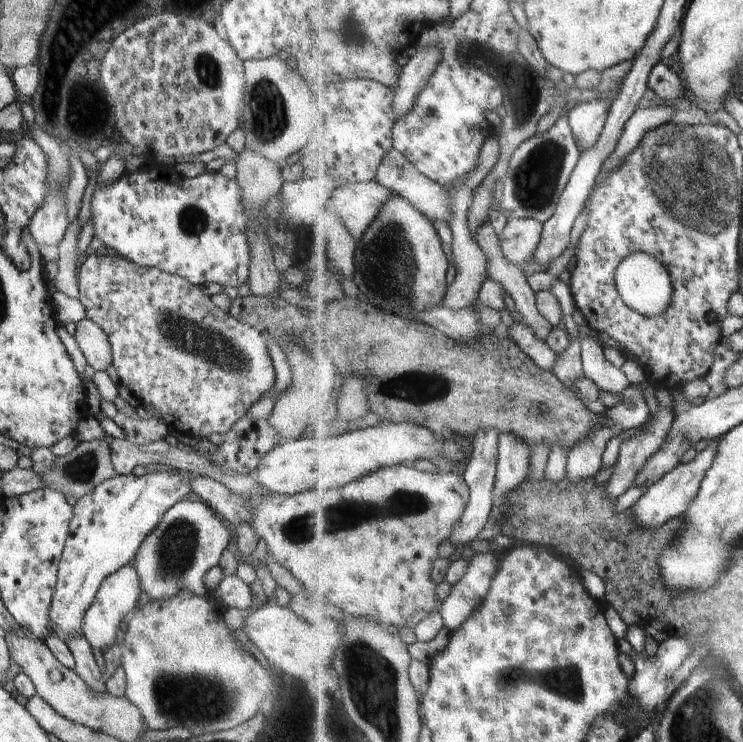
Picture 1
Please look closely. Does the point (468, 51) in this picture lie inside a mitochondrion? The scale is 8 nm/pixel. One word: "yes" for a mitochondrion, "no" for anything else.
yes

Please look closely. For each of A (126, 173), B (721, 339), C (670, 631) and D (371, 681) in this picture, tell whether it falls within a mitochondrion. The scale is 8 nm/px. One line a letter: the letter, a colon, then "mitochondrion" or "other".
A: other
B: other
C: other
D: mitochondrion

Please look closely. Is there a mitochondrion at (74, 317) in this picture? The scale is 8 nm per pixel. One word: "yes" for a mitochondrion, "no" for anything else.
no

